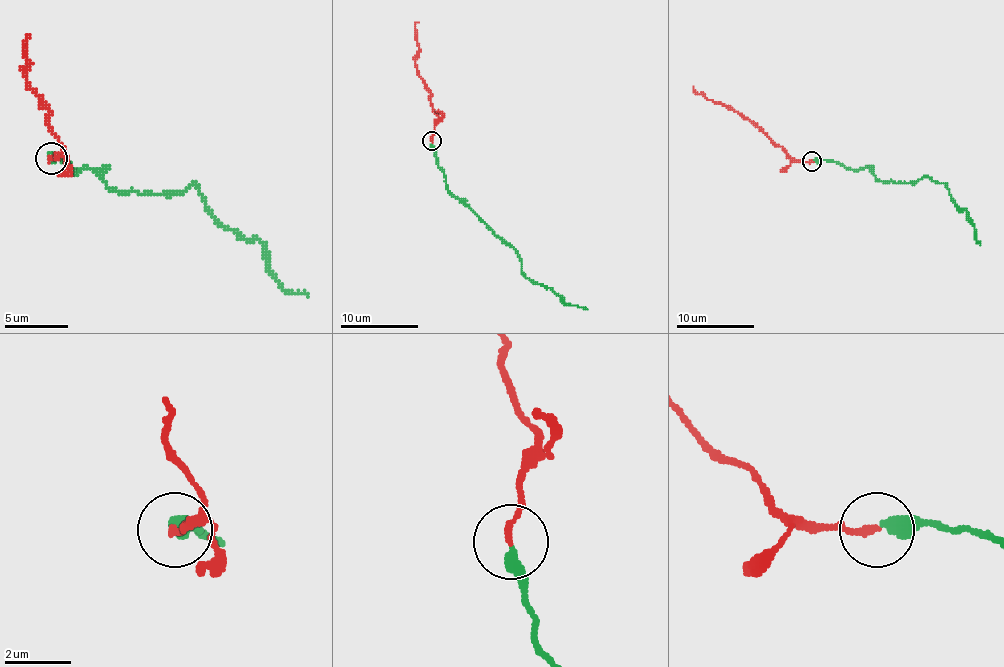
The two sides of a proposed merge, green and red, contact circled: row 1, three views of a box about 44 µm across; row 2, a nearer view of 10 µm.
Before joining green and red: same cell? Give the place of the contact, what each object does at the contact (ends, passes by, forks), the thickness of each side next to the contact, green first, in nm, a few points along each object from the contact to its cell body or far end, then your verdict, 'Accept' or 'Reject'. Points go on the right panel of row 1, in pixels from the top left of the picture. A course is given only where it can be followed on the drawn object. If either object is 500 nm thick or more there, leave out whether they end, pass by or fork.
Place: (812, 161). At the ring green ends. At the ring red ends. Thickness 420 nm (green) against 190 nm. Course of green: (813, 160), (868, 167), (877, 179), (897, 183), (916, 183), (922, 177), (943, 183), (980, 245). Course of red: (811, 162), (794, 160), (736, 111), (714, 103), (693, 86). Accept

